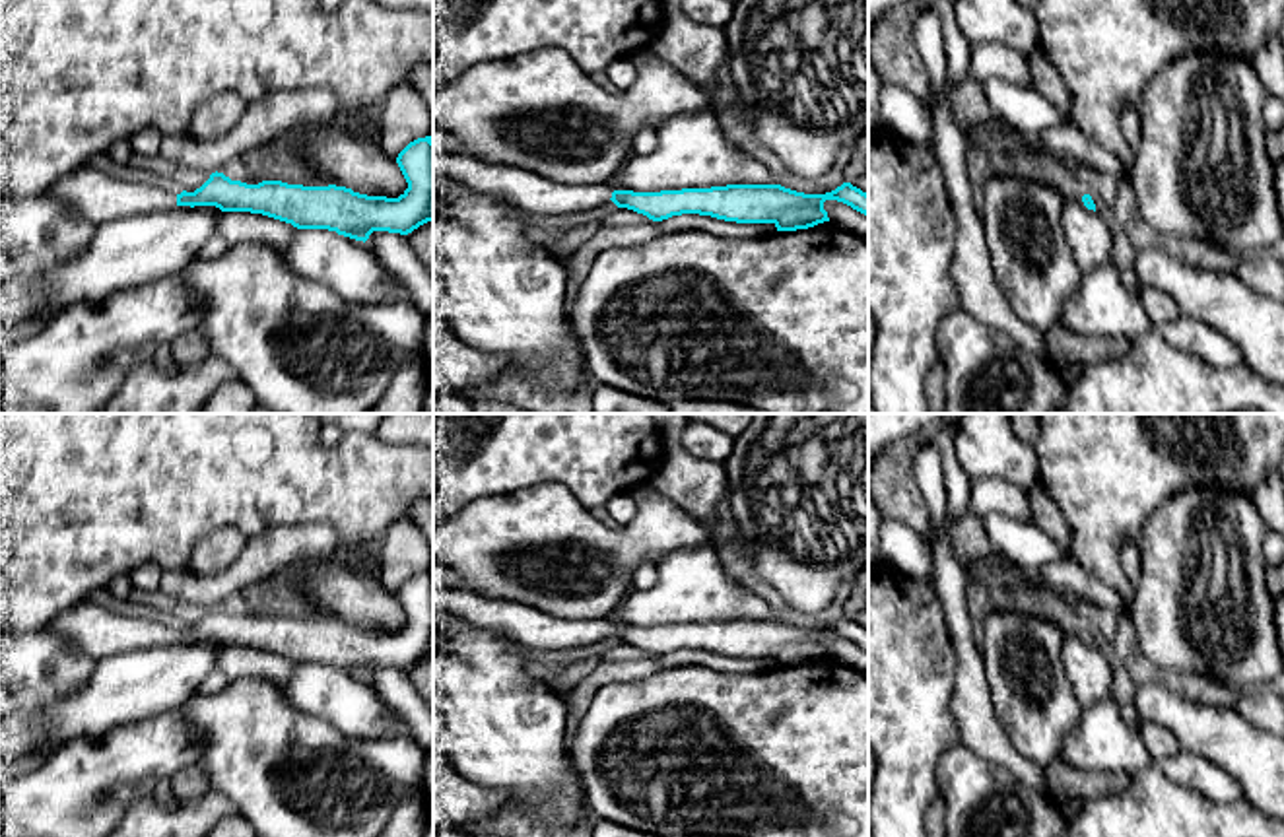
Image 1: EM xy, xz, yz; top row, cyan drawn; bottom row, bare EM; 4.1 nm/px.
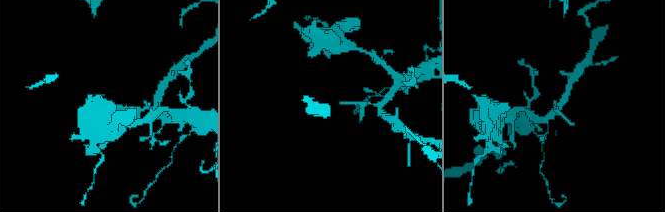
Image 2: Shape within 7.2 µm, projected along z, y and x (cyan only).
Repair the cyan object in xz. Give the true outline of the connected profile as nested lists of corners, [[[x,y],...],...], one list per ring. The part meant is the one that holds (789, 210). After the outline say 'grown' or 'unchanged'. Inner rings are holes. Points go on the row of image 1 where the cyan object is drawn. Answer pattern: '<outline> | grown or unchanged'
[[[433,151],[433,181],[453,179],[503,200],[524,216],[571,216],[614,202],[662,221],[699,214],[736,223],[773,223],[777,231],[808,229],[829,221],[826,200],[868,216],[868,194],[843,183],[826,194],[804,194],[781,184],[726,184],[660,192],[610,190],[608,184],[559,184],[515,165],[490,165],[474,155]]] | grown

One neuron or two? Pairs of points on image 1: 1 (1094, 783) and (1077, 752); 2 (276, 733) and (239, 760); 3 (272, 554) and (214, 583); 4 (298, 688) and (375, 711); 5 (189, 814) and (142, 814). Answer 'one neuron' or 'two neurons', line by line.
1: two neurons
2: one neuron
3: one neuron
4: one neuron
5: one neuron

